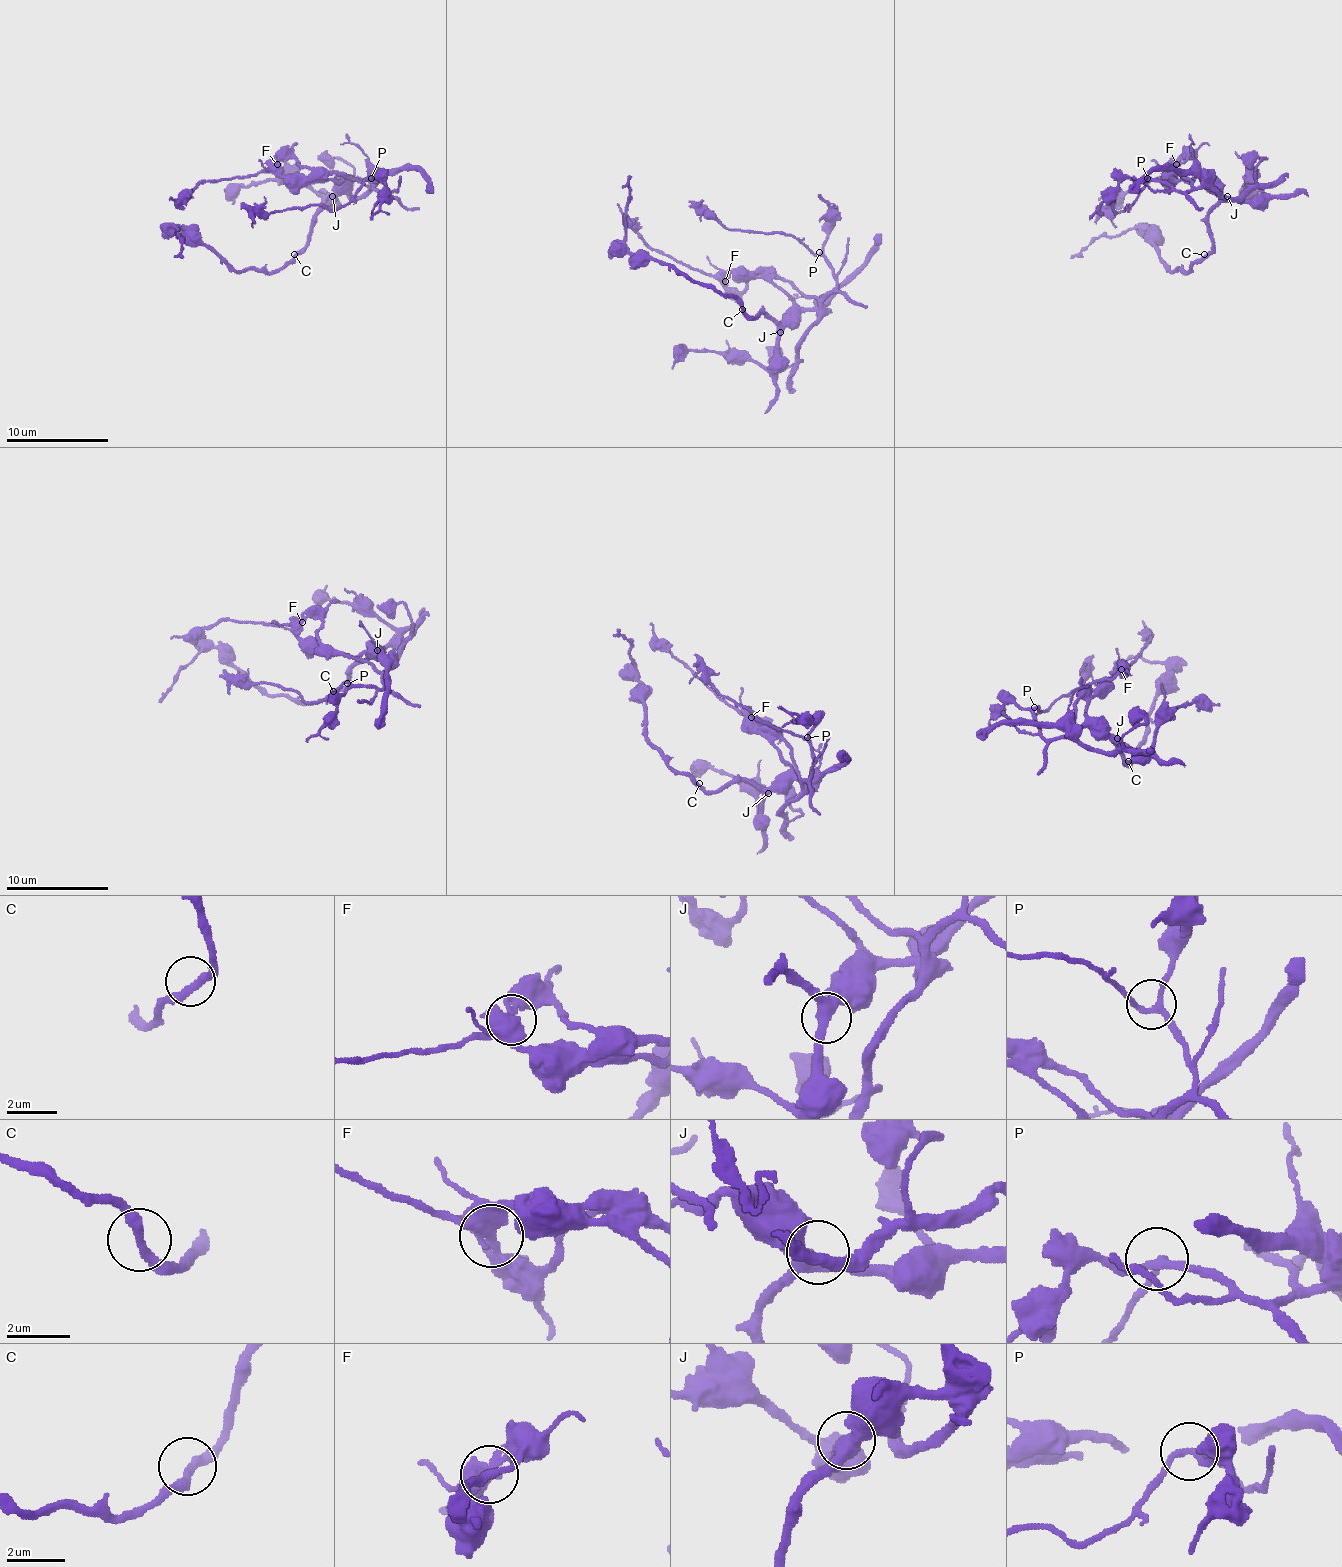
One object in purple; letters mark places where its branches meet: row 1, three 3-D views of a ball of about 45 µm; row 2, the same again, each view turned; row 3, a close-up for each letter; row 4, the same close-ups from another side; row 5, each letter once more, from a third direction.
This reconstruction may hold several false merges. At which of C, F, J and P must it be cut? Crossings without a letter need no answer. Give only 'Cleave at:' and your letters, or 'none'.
Cleave at: F

